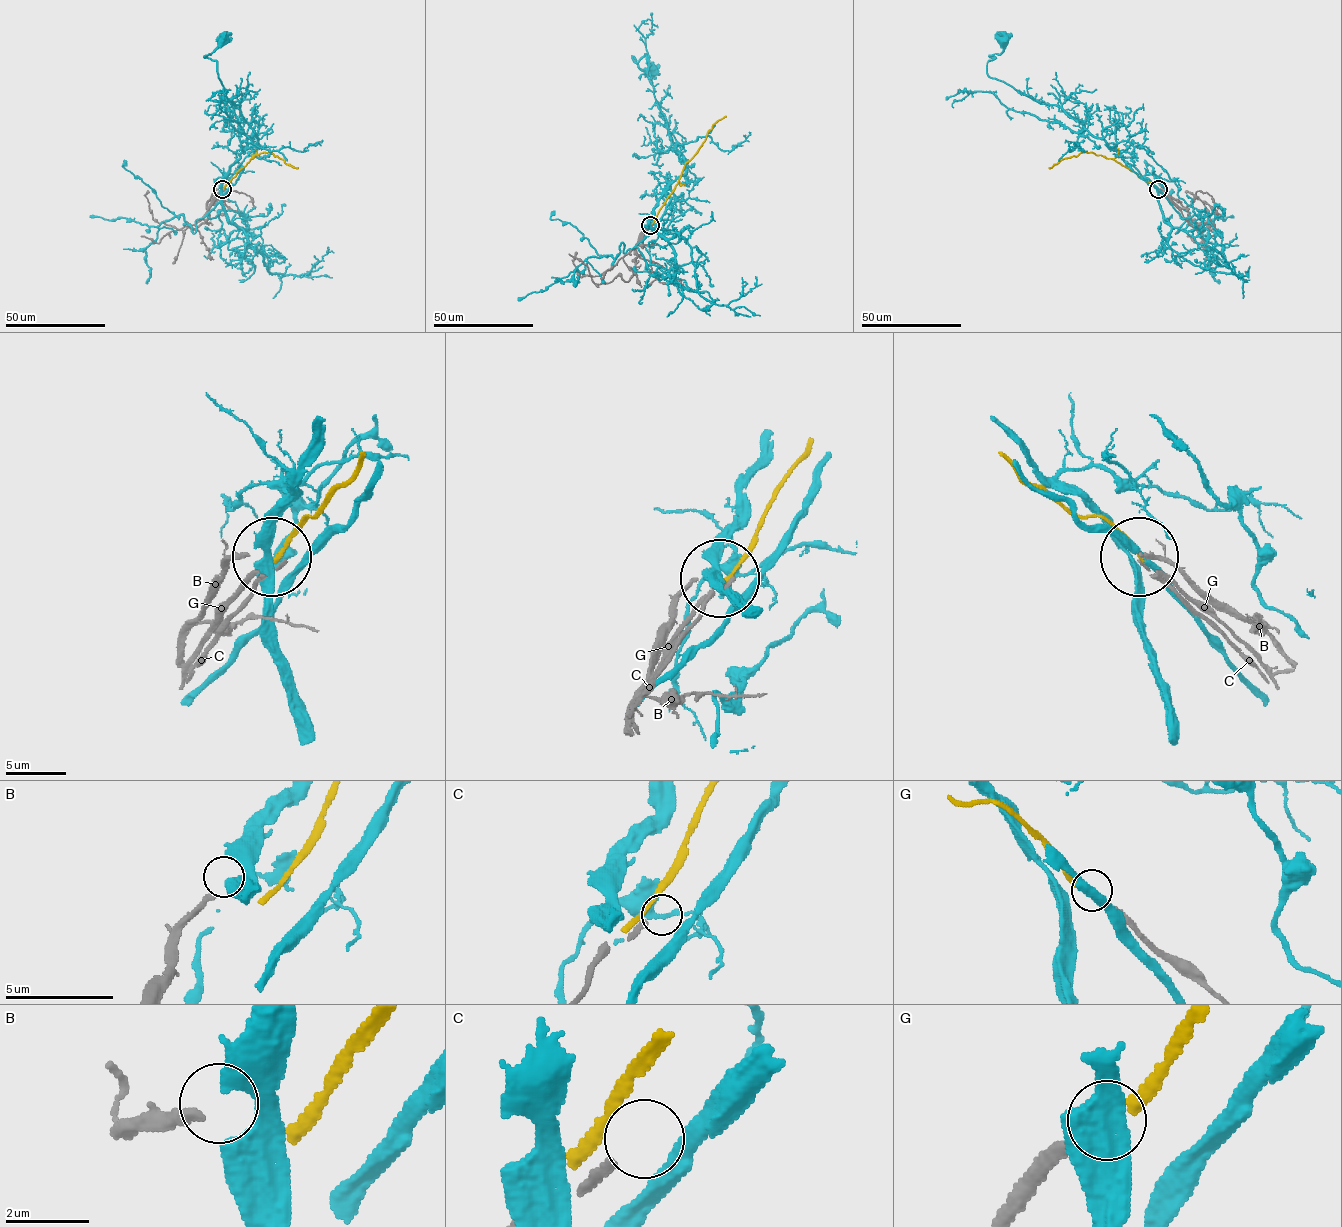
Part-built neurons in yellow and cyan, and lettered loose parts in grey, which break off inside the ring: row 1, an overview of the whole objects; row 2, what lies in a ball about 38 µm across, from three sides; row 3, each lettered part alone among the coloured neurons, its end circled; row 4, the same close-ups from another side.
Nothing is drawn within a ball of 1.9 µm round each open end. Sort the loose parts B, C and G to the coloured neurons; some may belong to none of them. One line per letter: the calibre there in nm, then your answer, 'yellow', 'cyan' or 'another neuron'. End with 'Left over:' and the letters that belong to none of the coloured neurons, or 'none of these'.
B: calibre 280 nm; cyan
C: calibre 200 nm; another neuron
G: calibre 240 nm; yellow
Left over: C

